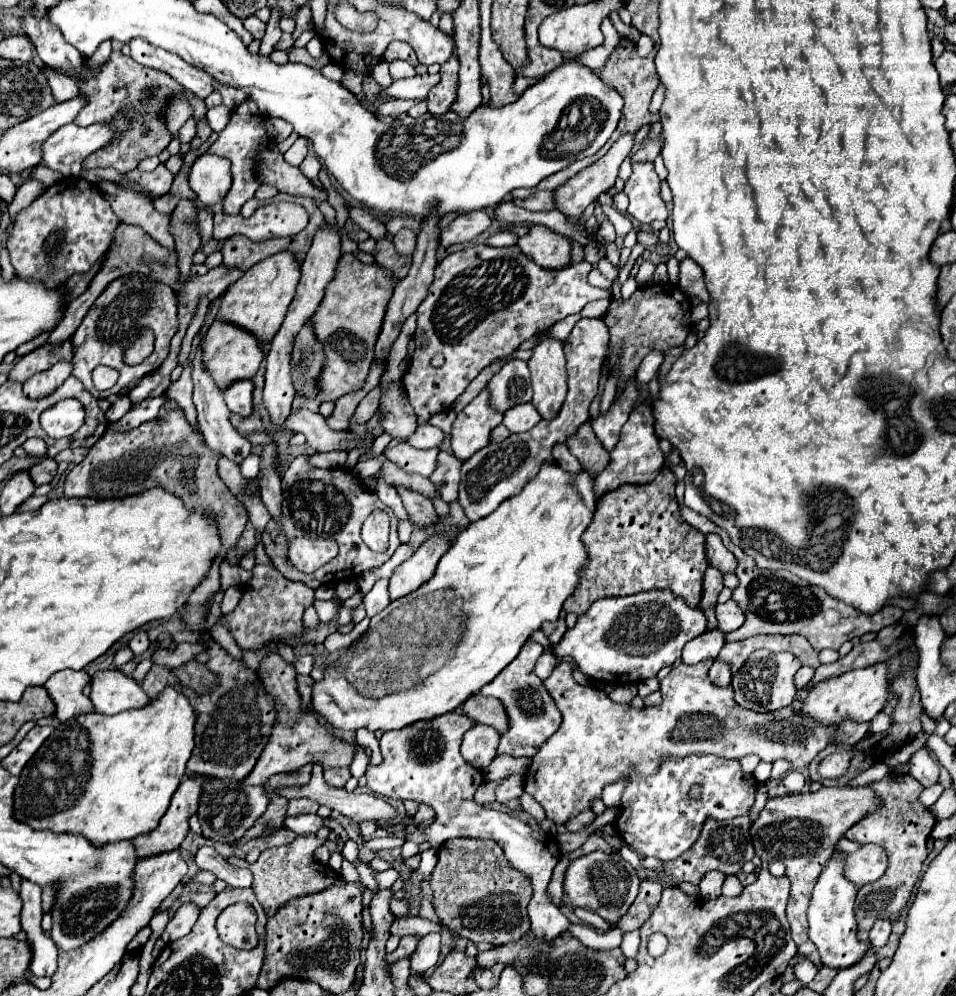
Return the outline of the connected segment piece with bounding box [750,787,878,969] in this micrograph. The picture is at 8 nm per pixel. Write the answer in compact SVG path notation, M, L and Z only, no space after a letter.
M822 787L816 793L796 793L796 795L778 795L766 801L766 807L752 821L750 835L756 849L756 855L762 861L780 859L786 865L786 875L792 881L792 891L788 899L788 921L792 927L792 939L798 945L798 953L810 959L818 969L822 967L816 945L808 939L808 919L806 911L810 905L812 889L826 867L828 859L834 853L838 839L858 823L866 813L876 811L878 801L868 787Z

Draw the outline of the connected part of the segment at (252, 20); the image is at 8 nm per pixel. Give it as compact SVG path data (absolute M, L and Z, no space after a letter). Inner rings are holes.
M248 17L244 21L244 27L252 33L254 39L262 39L264 37L264 29L266 29L266 23L262 23L258 17Z

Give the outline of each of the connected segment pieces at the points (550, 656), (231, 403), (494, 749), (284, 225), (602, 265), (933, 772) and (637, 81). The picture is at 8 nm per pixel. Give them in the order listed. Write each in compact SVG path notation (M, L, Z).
M544 651L544 653L540 655L540 659L536 661L534 671L536 671L536 675L538 675L540 679L546 679L546 677L552 673L552 669L556 667L556 663L558 663L556 655L554 655L552 651Z
M240 381L240 383L232 383L232 387L222 391L226 405L232 413L242 415L242 417L250 417L254 411L252 405L252 383L250 381Z
M478 723L472 731L468 731L468 735L464 735L462 755L468 763L472 763L472 767L484 771L498 755L498 741L500 733L496 729Z
M274 201L256 209L250 218L242 215L214 215L214 239L228 239L232 235L246 235L252 241L268 239L270 235L296 235L308 225L308 213L298 203Z
M606 257L597 263L597 269L608 279L614 280L618 277L619 271L608 261Z
M920 749L910 759L910 775L914 775L924 787L930 787L938 781L938 763L928 755L926 749Z
M620 39L620 43L616 45L616 49L612 51L612 55L608 57L605 67L594 71L599 78L606 83L606 85L614 87L614 89L620 93L620 97L624 99L622 119L620 119L618 129L614 131L612 139L604 145L604 147L606 147L604 151L608 151L608 149L618 141L618 137L622 137L624 133L636 133L642 125L650 125L650 123L656 121L656 117L648 111L648 107L650 107L650 101L652 101L652 93L654 93L656 87L658 87L658 75L654 73L654 67L650 69L650 73L640 73L638 67L634 67L634 69L626 69L626 67L634 65L636 59L640 59L638 53L636 53L636 45L634 45L630 39Z

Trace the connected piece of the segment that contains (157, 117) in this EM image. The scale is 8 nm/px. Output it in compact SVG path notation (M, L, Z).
M112 51L108 61L100 67L100 71L90 73L88 59L84 59L84 67L80 73L68 71L66 75L78 79L80 95L86 99L86 107L80 111L74 123L81 127L87 127L94 123L108 123L116 113L128 115L128 131L122 131L112 139L112 143L104 145L100 151L92 153L88 159L84 159L84 169L94 167L114 167L118 171L132 171L138 167L138 163L150 155L162 153L168 143L172 141L172 133L166 129L166 123L162 115L166 113L166 107L170 99L176 93L182 93L184 87L174 81L164 71L156 71L150 67L142 67L134 59L122 55L120 51Z

